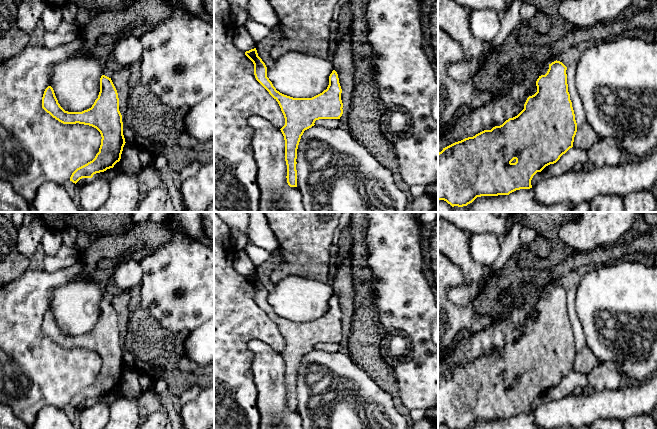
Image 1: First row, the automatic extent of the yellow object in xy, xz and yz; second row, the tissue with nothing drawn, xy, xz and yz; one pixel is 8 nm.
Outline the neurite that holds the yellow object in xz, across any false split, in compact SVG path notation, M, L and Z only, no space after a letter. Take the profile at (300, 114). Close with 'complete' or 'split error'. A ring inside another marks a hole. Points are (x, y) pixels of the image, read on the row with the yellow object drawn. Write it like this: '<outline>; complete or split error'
M256 48L245 52L245 55L254 64L254 75L256 80L269 92L278 102L285 118L285 125L280 129L285 140L285 161L287 165L287 183L290 187L297 187L296 159L297 149L304 131L314 126L319 119L340 119L343 114L343 103L341 100L342 89L339 83L338 74L335 70L329 76L329 85L326 90L312 98L293 98L284 95L276 90L267 77L267 67L258 56Z; complete

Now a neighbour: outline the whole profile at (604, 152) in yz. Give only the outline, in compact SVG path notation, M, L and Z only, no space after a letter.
M613 137L598 139L587 151L588 161L595 167L618 166L625 156Z

